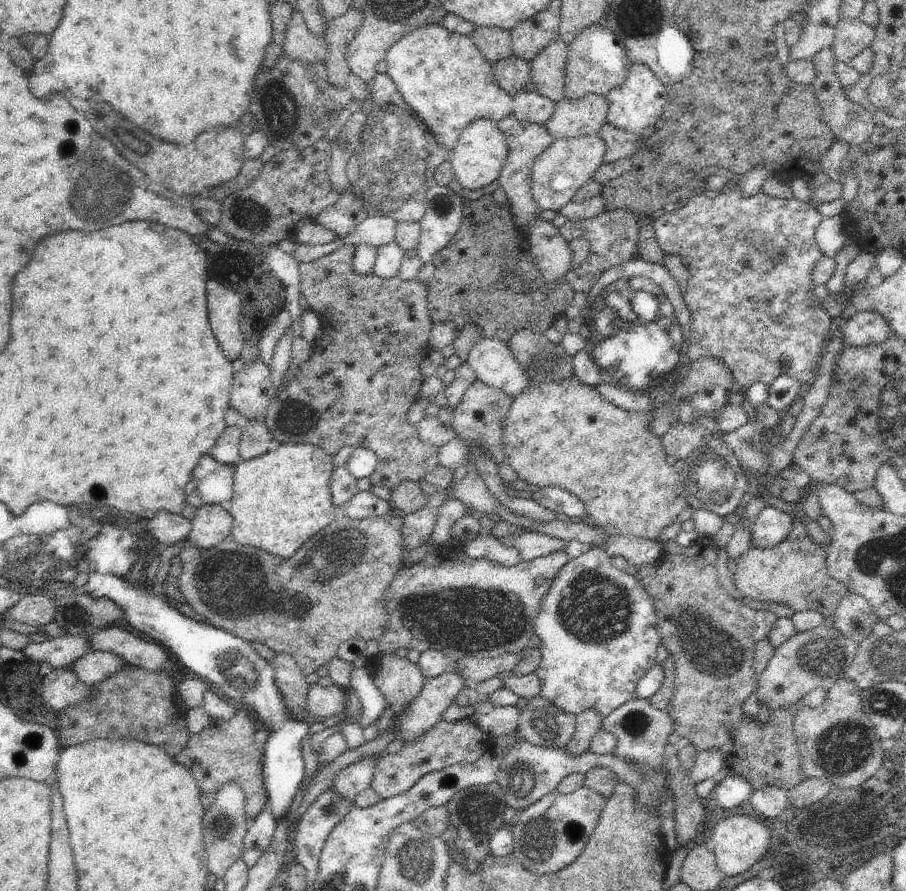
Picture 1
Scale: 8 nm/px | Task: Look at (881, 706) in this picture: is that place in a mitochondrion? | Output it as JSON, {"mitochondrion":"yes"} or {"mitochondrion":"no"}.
{"mitochondrion":"yes"}

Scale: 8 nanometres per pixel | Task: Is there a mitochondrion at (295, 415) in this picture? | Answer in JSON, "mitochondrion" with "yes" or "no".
{"mitochondrion":"yes"}

